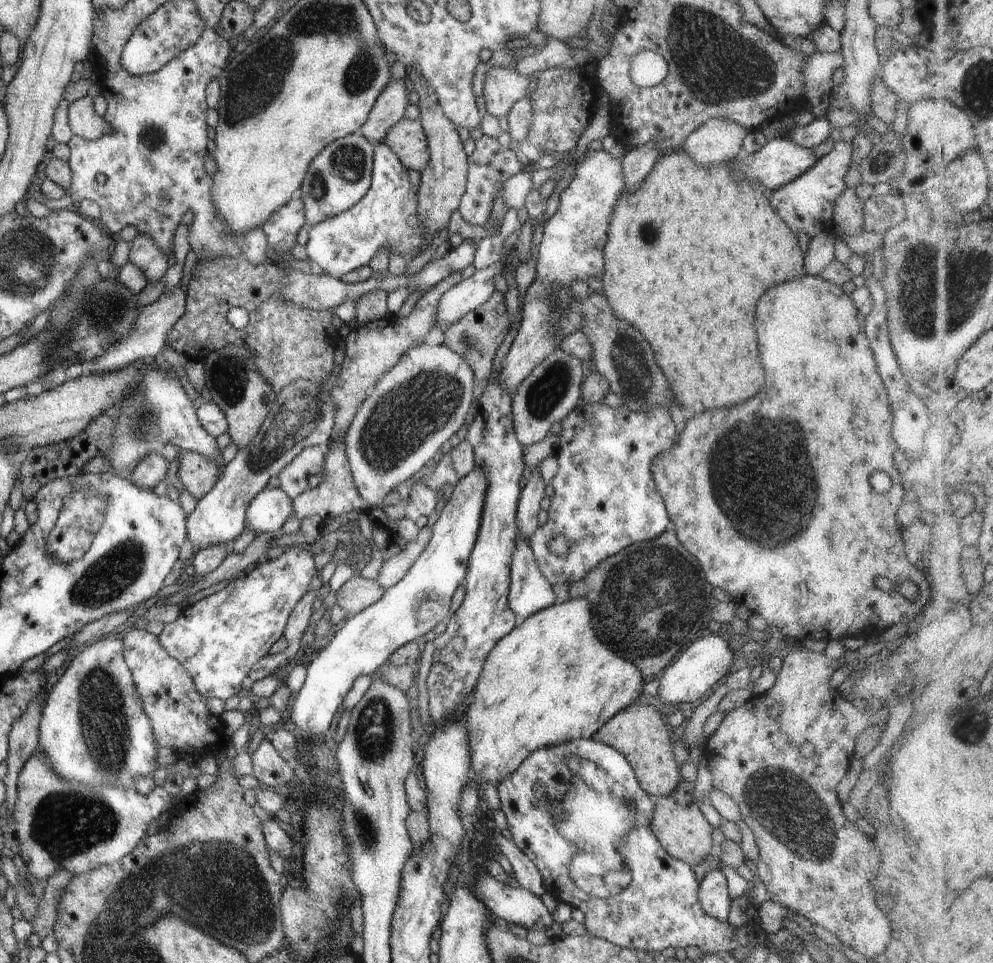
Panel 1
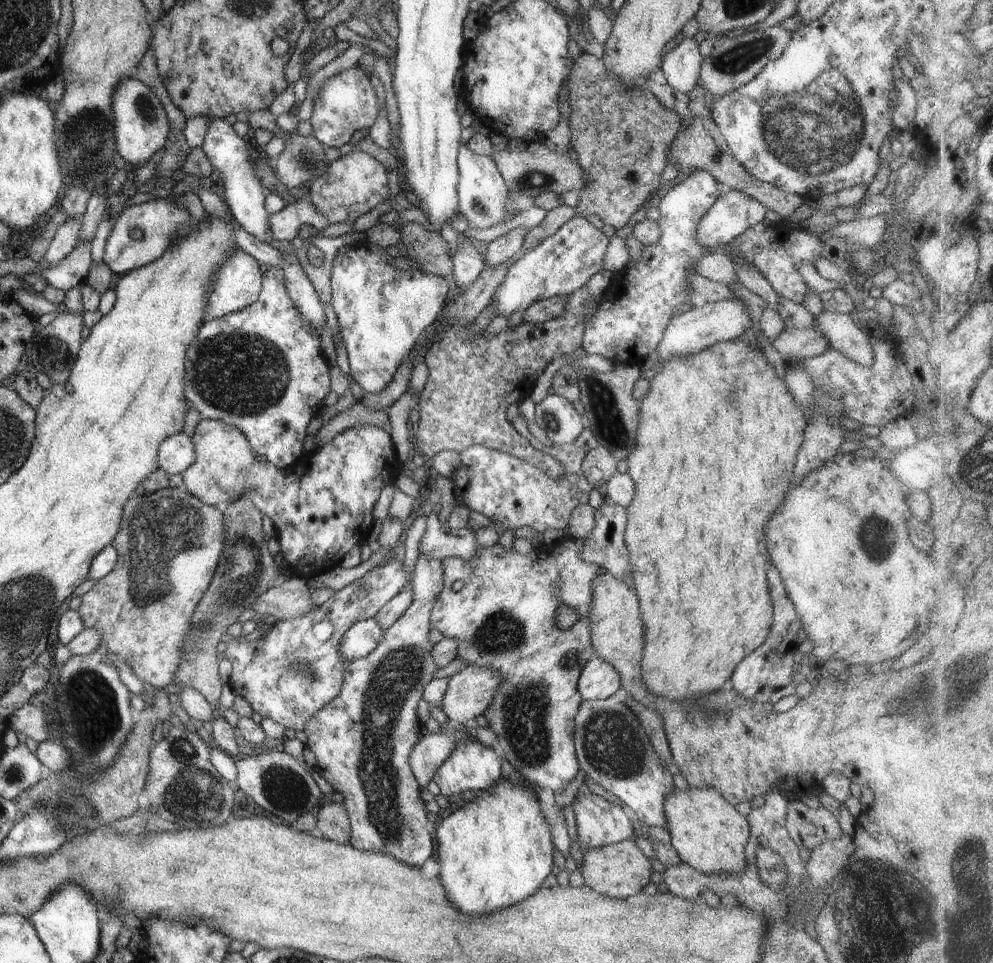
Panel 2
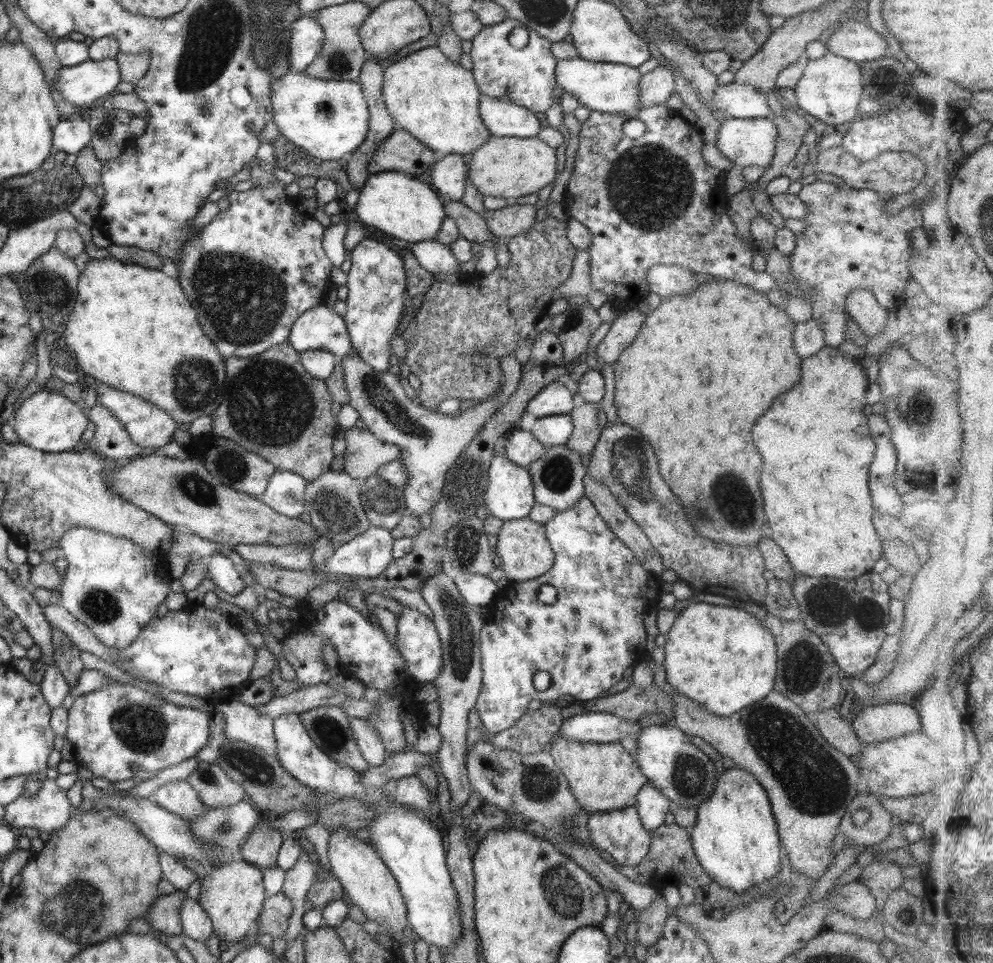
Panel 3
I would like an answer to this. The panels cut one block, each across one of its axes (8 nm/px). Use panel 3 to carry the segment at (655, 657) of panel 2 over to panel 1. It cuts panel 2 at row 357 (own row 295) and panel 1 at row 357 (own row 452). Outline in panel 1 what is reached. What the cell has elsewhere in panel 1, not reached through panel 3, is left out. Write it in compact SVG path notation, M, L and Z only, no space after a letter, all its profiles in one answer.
M681 147L671 152L662 153L640 186L631 191L628 189L622 191L614 207L604 247L605 265L600 275L603 282L603 294L606 295L613 313L625 323L628 322L628 324L636 326L646 336L646 340L652 344L652 350L656 354L656 362L662 368L662 372L666 374L676 400L682 406L692 408L696 412L744 402L764 386L764 368L760 364L758 336L756 336L756 328L754 328L756 302L762 296L762 292L768 290L770 286L805 274L804 257L798 244L797 234L771 207L770 194L771 192L759 180L739 179L733 173L730 162L724 161L704 166L694 162L694 159Z

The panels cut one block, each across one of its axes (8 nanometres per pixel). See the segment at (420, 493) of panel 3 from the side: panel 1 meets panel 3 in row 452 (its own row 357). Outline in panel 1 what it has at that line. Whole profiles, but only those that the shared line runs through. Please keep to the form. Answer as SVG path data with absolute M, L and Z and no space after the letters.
M422 343L417 347L409 348L400 356L400 360L398 360L393 367L390 367L380 377L380 380L377 380L377 383L368 392L368 396L364 399L364 402L358 407L350 426L345 432L347 455L356 488L365 500L369 502L372 508L378 506L378 504L383 504L382 500L384 500L384 496L390 491L395 490L400 482L410 478L410 476L418 472L418 470L420 471L420 468L436 454L440 446L442 446L453 434L456 434L456 431L466 422L468 410L470 410L470 406L472 406L472 400L474 400L473 389L475 386L476 380L470 365L459 354L452 352L452 350L444 344L431 346Z

